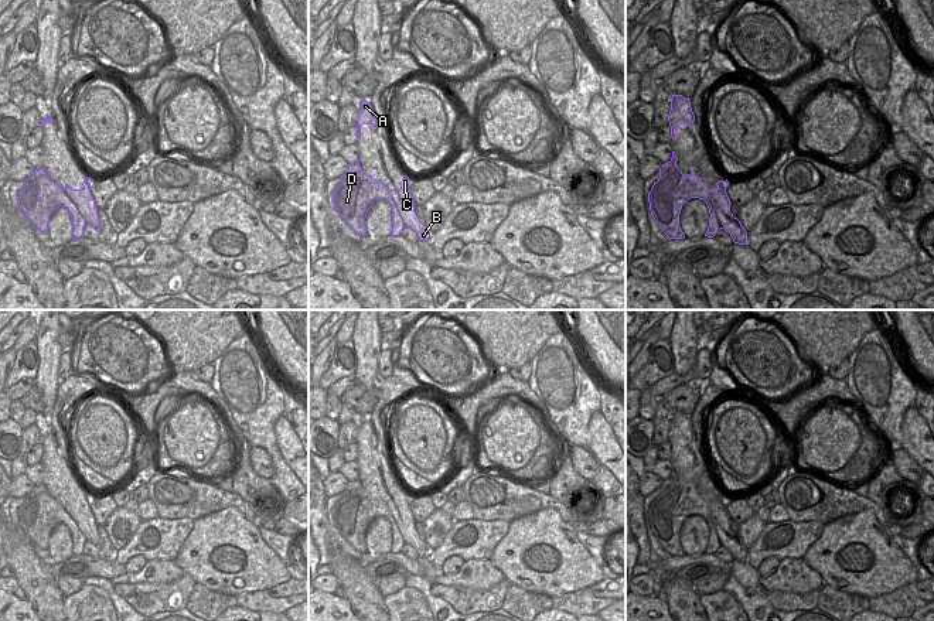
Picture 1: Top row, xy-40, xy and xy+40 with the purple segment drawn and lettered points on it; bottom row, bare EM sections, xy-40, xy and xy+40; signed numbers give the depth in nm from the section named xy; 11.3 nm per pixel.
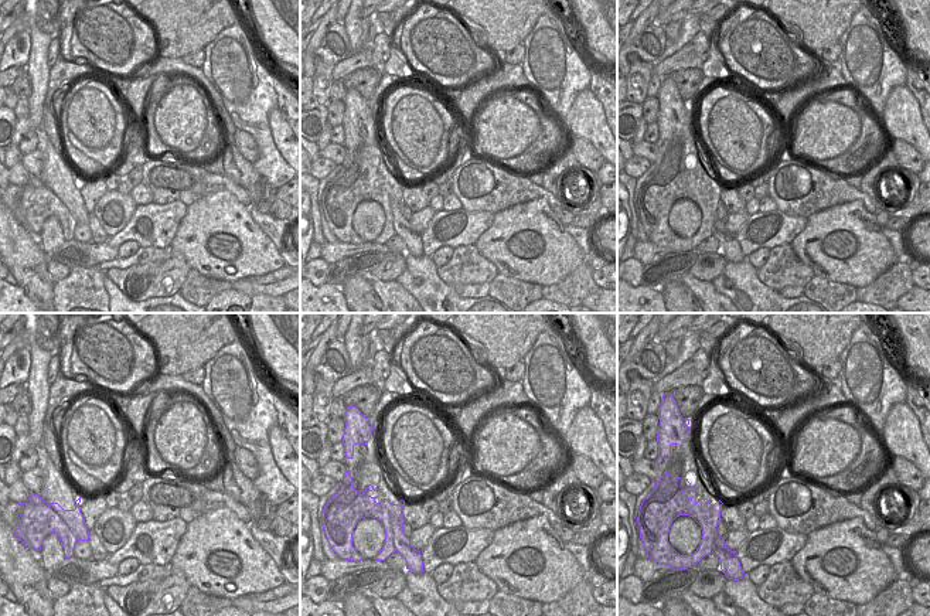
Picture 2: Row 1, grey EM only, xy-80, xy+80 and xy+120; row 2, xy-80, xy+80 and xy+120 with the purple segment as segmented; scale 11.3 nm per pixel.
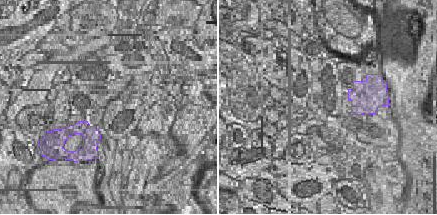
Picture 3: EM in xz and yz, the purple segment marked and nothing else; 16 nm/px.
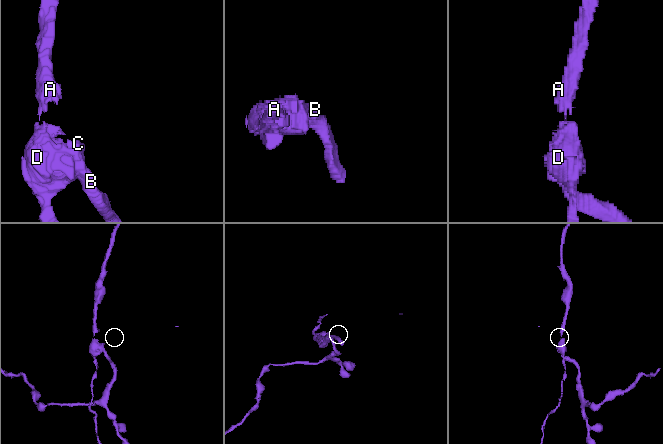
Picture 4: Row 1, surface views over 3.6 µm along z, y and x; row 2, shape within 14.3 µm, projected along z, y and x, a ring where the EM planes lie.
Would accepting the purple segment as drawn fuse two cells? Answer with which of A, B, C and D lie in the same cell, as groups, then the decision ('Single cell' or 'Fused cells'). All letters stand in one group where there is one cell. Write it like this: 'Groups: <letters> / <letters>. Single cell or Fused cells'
Groups: A B C / D. Fused cells.

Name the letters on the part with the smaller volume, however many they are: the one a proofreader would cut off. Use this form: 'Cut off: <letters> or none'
Cut off: D

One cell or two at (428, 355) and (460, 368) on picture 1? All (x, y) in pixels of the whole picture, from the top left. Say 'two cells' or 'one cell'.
one cell

